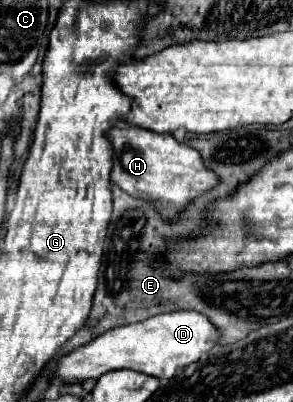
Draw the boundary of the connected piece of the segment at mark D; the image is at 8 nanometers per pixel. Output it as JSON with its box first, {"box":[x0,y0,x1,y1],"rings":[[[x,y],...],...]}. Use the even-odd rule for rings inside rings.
{"box":[53,310,219,384],"rings":[[[177,310],[159,314],[155,318],[147,318],[137,324],[119,326],[101,334],[93,342],[63,356],[53,374],[61,378],[65,384],[83,382],[85,378],[99,378],[109,370],[121,370],[121,368],[145,372],[155,378],[171,378],[179,368],[197,362],[217,344],[219,344],[219,330],[215,330],[215,326],[209,322],[207,316],[193,310]]]}

